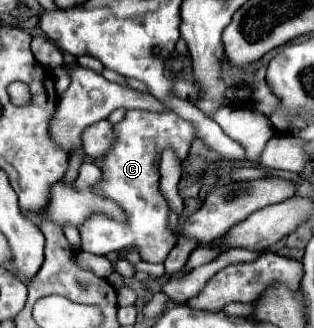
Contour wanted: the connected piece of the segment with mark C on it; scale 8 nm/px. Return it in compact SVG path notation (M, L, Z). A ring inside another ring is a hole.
M132 109L124 117L122 123L116 123L116 141L110 153L102 161L102 183L100 193L114 199L128 215L128 225L110 221L110 217L94 215L80 227L82 251L94 255L106 255L112 251L122 251L126 247L138 247L138 253L144 261L134 265L136 272L146 272L154 277L164 275L162 261L176 245L176 235L168 231L168 203L158 191L158 169L154 167L156 155L164 151L164 147L174 147L178 159L184 159L194 141L194 125L190 121L182 121L176 113L150 113ZM124 195L124 197L120 197ZM158 263L158 265L152 265Z

